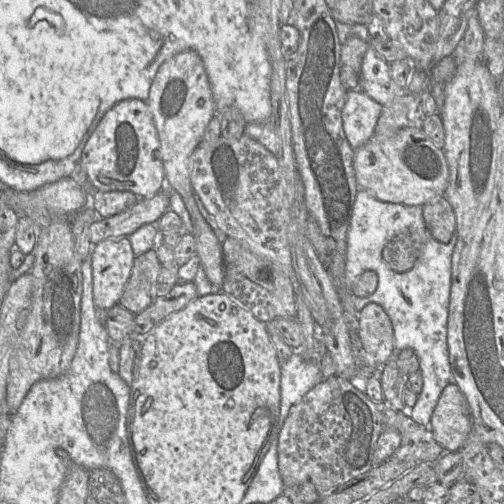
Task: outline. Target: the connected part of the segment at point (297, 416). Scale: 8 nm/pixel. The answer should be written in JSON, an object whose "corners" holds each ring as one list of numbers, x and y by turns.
{"corners":[[338,375,323,379,318,382,296,405,290,409,288,416,286,417,277,434,278,467,284,486,286,488,293,485,302,485,304,482,310,481,314,484,317,492,319,493,319,496,321,494,329,493,337,487,361,476,373,468,373,453,375,450,376,442,381,433,387,429,396,429,401,435,401,445,414,444,413,442,418,442,421,439,421,436,424,435,425,429,427,427,429,426,422,426,416,423,409,415,393,409,385,402,375,403,371,401,364,392,362,383,357,384,356,381,348,381,339,377]]}

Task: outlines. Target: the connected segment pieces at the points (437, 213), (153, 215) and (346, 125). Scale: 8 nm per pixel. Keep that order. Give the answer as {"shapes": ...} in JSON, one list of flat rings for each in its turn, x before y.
{"shapes":[[[440,196,423,205,422,211,425,225,430,231,432,237,442,243,449,242,452,235,456,232,456,217,449,201,444,196]],[[161,191,152,198,139,199,121,213,99,218,90,226,92,247,105,239,128,237,145,224,156,224,168,210,169,194]],[[360,89,347,92,342,109,343,130,350,146,356,150,373,135,383,106]]]}

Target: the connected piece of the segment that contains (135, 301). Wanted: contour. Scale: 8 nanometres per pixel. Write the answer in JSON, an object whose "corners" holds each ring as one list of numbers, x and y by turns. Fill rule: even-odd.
{"corners":[[155,249,135,256,129,280,117,305,134,315,148,308,157,298,160,268]]}

